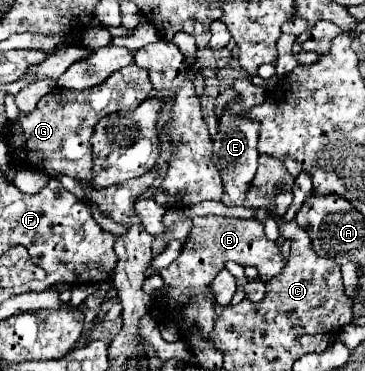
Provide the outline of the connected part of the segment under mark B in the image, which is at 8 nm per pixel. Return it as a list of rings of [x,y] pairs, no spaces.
[[[194,217],[192,231],[184,243],[182,253],[174,263],[160,271],[164,279],[162,295],[168,295],[168,323],[172,323],[180,339],[188,341],[192,333],[200,333],[202,339],[212,331],[216,311],[214,311],[214,295],[210,293],[210,281],[224,269],[226,261],[236,261],[238,265],[254,265],[260,271],[260,277],[272,279],[284,267],[280,249],[274,241],[268,241],[262,225],[256,219],[236,219],[236,217]]]

